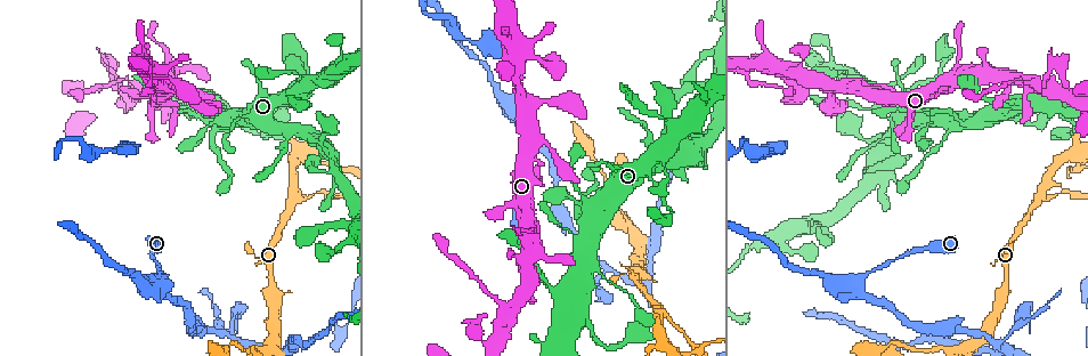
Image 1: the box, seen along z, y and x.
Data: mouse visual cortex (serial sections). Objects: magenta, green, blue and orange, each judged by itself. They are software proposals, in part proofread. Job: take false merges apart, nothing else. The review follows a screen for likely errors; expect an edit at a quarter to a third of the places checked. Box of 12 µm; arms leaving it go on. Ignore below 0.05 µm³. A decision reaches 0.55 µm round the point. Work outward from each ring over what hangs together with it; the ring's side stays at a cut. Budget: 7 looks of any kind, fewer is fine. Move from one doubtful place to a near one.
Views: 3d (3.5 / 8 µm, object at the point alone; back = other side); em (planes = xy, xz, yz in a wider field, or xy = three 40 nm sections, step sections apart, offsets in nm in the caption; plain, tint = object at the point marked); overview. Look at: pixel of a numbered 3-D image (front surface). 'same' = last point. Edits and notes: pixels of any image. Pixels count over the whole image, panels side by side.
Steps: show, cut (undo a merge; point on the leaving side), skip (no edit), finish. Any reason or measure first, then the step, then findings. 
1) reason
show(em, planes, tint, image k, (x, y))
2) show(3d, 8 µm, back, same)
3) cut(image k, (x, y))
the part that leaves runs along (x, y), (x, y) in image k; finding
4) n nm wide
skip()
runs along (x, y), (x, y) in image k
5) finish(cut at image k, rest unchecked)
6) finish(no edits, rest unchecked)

calibre changes
show(3d, 3.5 µm, image 1, (887, 131))

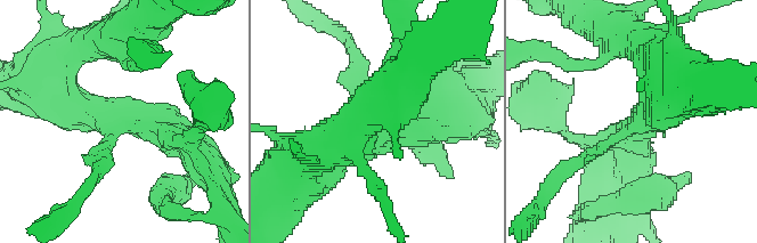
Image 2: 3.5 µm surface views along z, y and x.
3 arms; arms of 200, 400, 600 nm; shape alone is not enough
show(em, planes, tint, image 2, (641, 122))

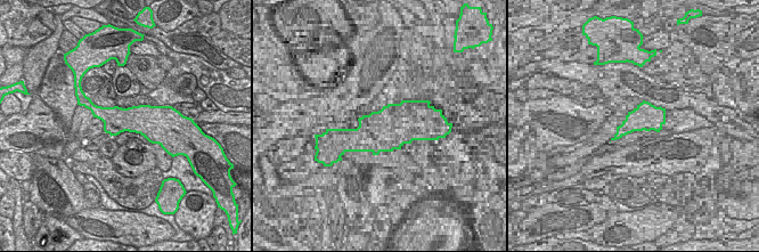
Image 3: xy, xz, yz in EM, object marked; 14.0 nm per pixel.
380 nm wide
skip()
runs along (664, 104), (583, 160) in image 2; continuous, no second cell

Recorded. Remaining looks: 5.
show(3d, 3.5 µm, image 1, (1038, 194))

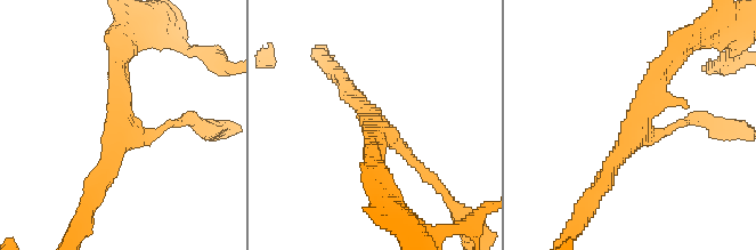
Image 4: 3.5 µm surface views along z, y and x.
shape alone is not enough
show(em, xy, step 5, tint, image 4, (124, 127))

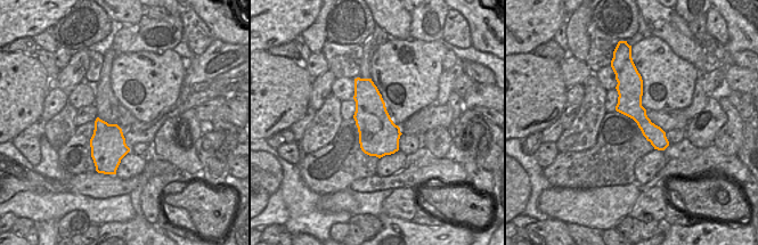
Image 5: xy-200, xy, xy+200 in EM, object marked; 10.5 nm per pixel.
show(em, xy, step 2, tint, same)

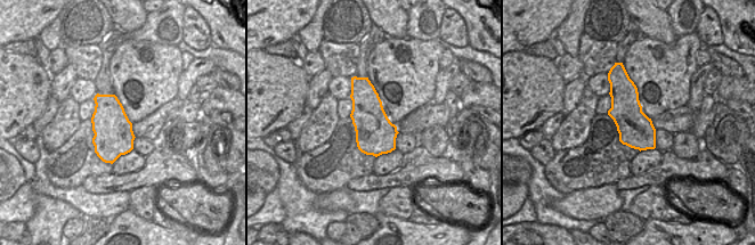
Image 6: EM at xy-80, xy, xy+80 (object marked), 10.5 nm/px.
440 nm wide
skip()
runs along (599, 187), (636, 128), (668, 57) in image 4; continuous, no second cell

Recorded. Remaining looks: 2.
three-way junction
show(3d, 3.5 µm, image 1, (1038, 84))

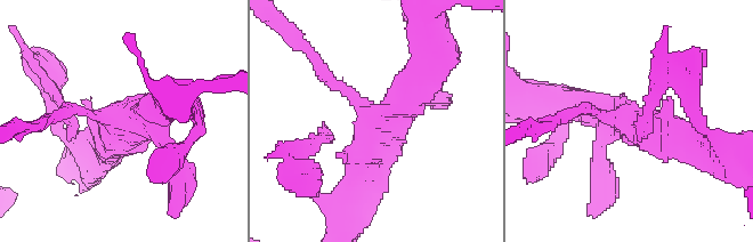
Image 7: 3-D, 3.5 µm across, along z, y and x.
need the tissue
show(em, xy, step 3, tint, image 7, (378, 118))

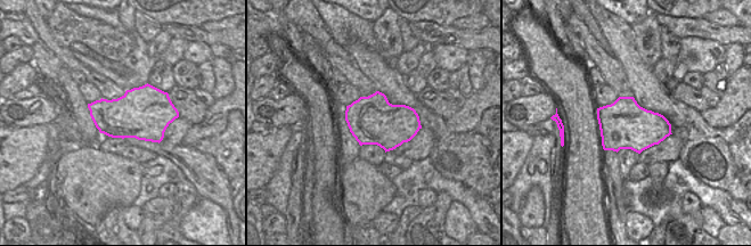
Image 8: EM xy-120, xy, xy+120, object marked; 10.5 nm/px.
skip()
runs along (426, 72), (377, 119), (353, 184) in image 7; continuous, no second cell

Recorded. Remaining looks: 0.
finish(no edits, rest unchecked)

